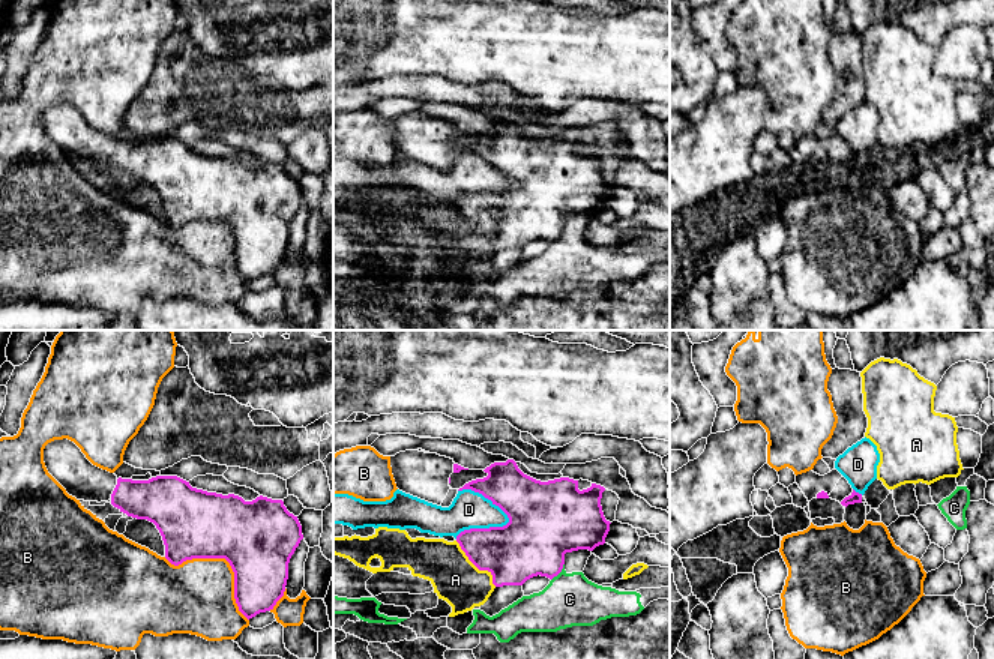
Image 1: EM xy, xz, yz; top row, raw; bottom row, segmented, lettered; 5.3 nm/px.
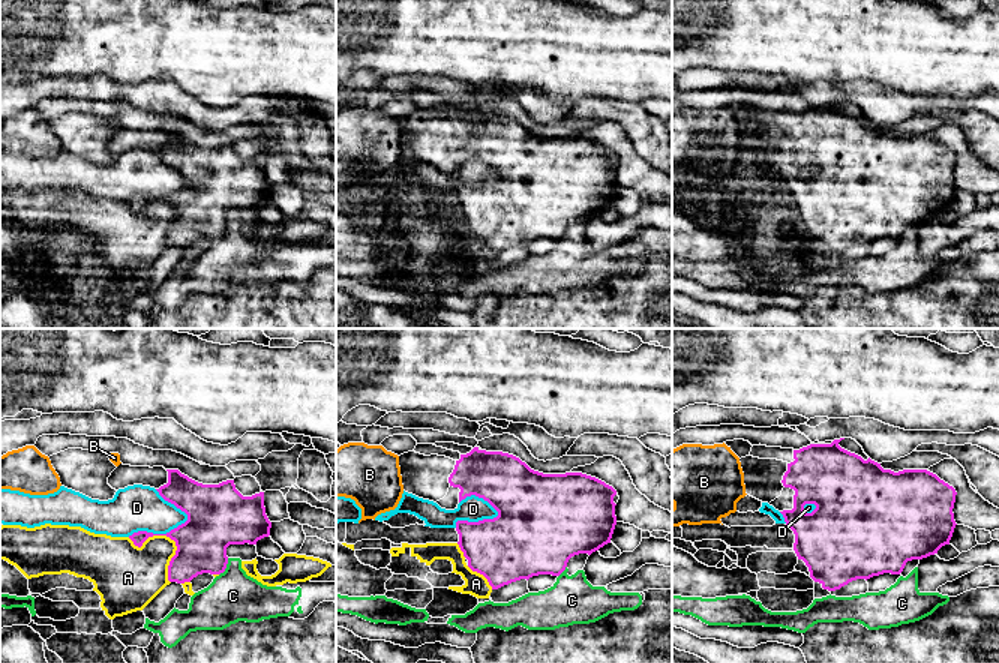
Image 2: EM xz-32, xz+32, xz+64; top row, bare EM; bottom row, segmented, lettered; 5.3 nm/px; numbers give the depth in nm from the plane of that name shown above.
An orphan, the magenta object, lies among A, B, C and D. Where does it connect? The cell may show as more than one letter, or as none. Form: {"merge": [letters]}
{"merge": []}

